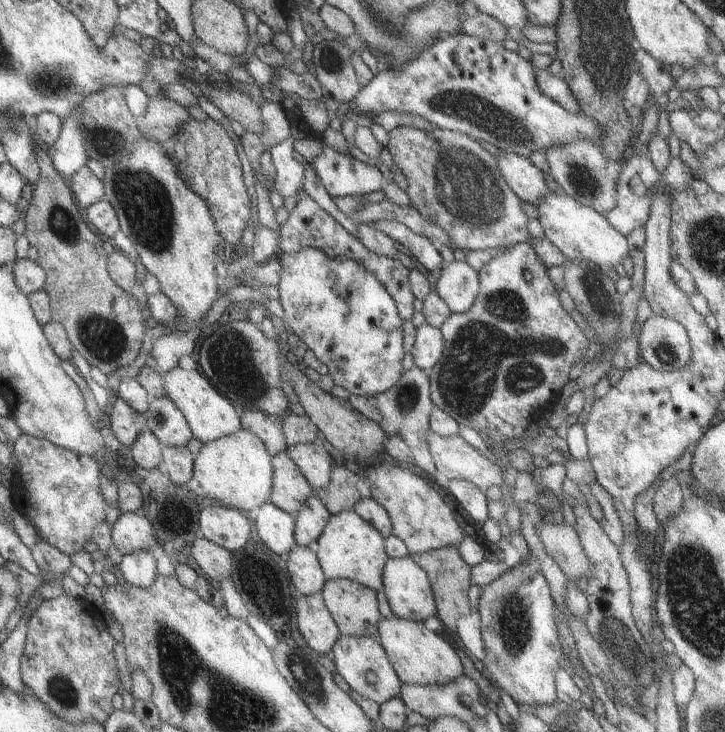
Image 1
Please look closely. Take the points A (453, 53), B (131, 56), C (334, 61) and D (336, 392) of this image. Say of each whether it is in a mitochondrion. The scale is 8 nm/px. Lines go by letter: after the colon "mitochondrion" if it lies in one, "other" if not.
A: other
B: other
C: mitochondrion
D: other

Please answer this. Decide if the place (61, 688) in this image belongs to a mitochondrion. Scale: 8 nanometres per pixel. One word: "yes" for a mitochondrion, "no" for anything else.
yes

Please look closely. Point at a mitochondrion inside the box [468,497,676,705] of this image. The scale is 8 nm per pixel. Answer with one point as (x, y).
(514, 628)

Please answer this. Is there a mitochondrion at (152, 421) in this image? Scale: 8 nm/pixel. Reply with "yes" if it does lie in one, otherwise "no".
no

